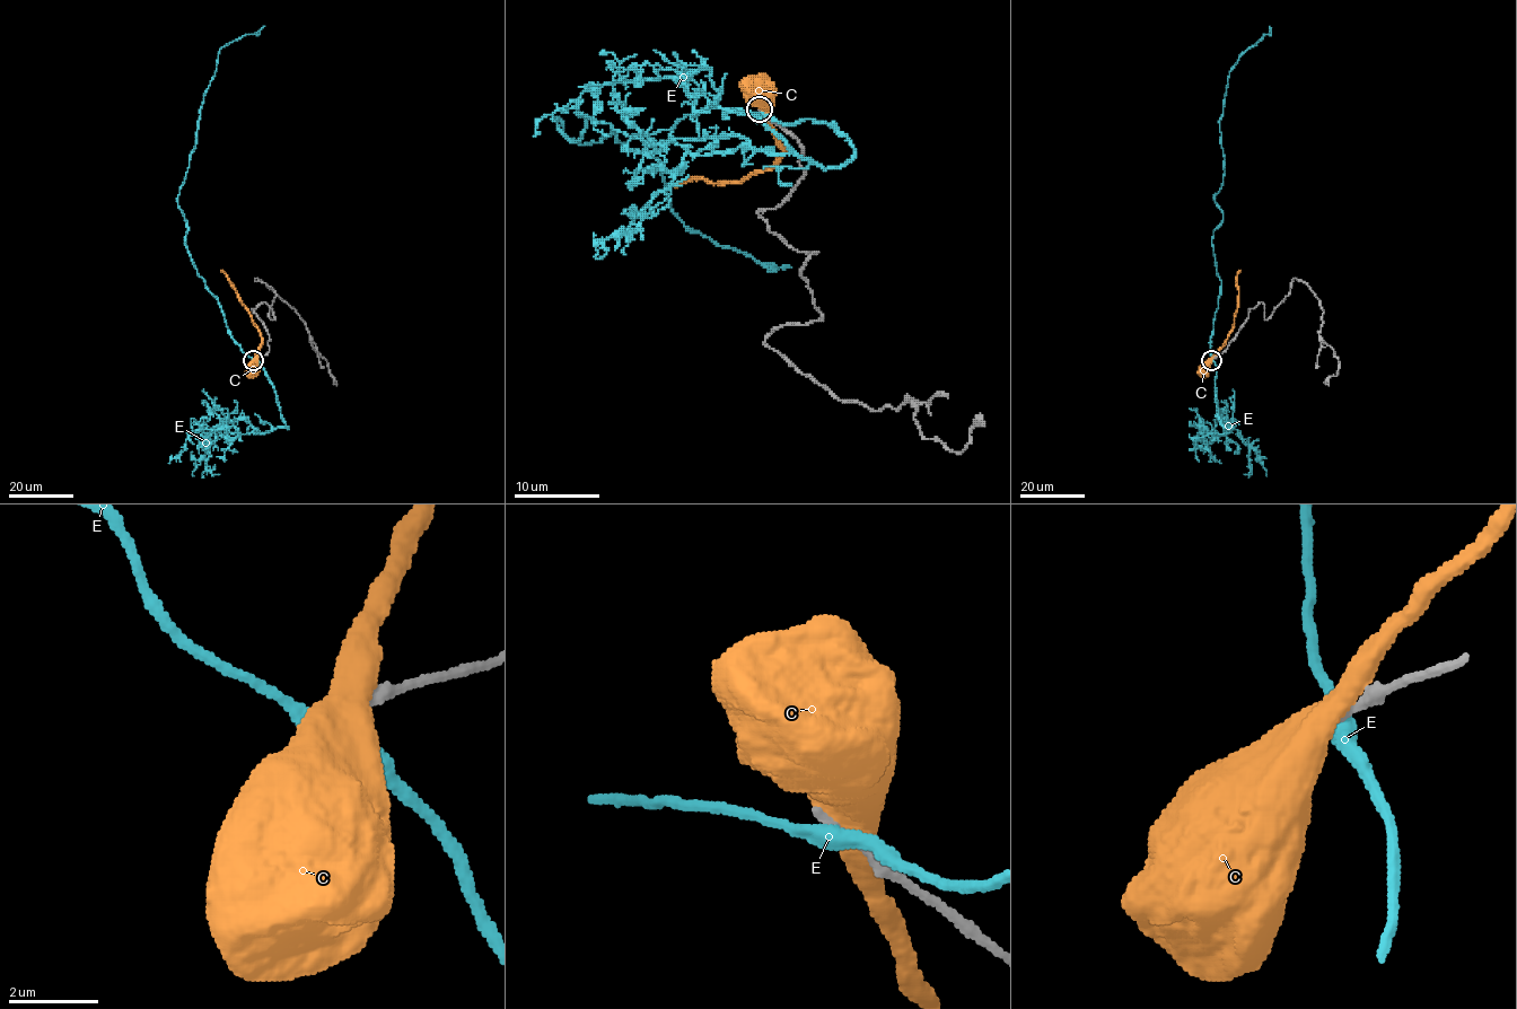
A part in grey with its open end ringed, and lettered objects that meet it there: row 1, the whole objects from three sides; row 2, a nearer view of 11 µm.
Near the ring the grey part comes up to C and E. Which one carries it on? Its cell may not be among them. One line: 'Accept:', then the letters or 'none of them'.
Accept: none of them

